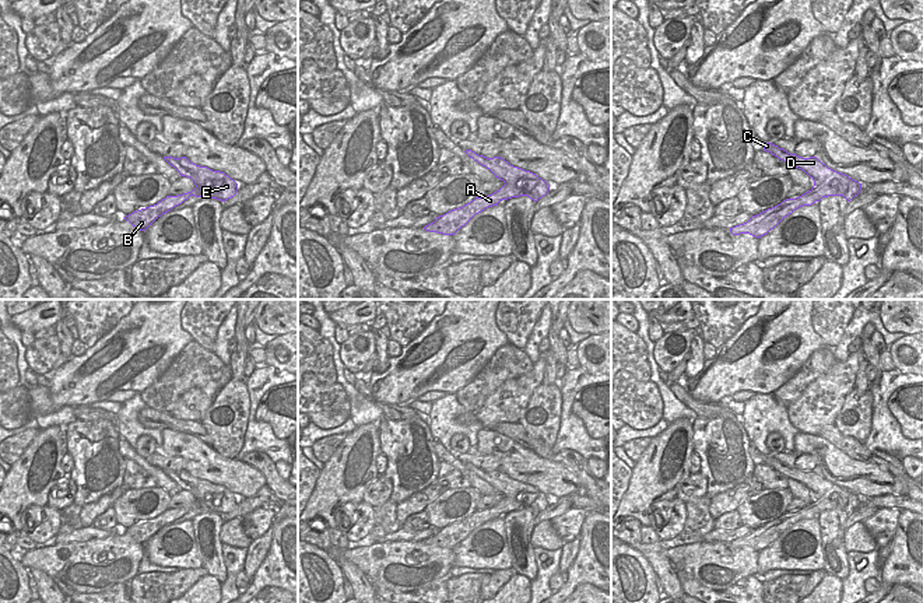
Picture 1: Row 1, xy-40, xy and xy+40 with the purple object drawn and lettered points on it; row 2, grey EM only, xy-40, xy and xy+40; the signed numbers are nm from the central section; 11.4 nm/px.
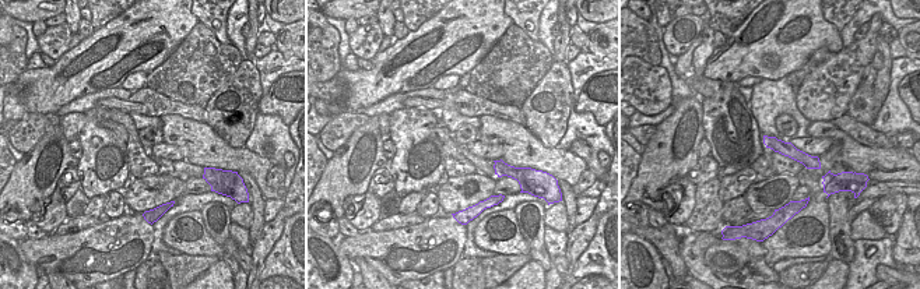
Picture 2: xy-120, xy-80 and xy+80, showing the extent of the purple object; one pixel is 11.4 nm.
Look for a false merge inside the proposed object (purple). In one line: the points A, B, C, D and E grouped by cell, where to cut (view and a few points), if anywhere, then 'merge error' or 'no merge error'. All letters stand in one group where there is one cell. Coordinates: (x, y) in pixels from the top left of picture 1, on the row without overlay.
A B / C D E | xy+40 (814, 494), (824, 495), (831, 491), (831, 498), (841, 508) | merge error

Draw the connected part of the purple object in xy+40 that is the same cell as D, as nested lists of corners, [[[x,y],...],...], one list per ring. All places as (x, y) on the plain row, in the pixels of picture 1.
[[[764,456],[764,464],[771,466],[787,478],[793,478],[804,484],[817,497],[822,497],[828,491],[832,491],[833,494],[831,495],[831,499],[835,501],[847,515],[850,515],[861,504],[861,497],[845,487],[828,481],[817,470],[803,471],[796,467],[790,467],[772,456]]]

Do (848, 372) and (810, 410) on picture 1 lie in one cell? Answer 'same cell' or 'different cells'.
same cell

